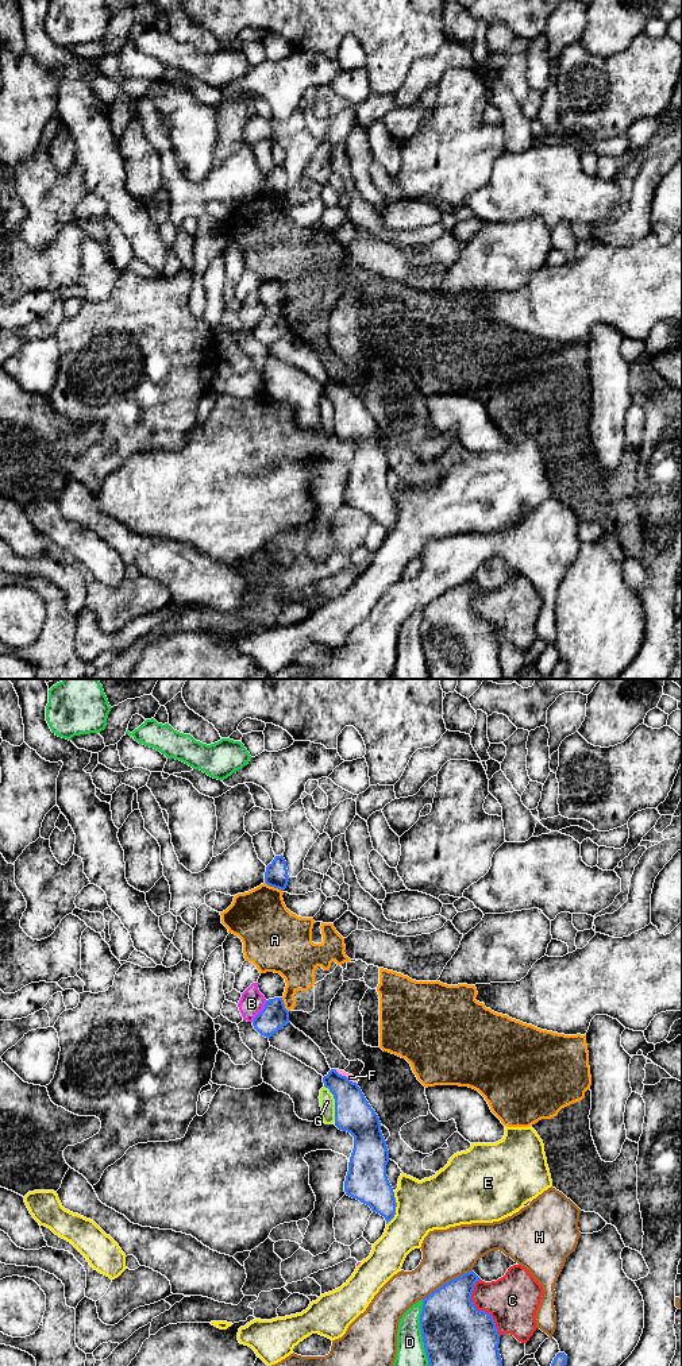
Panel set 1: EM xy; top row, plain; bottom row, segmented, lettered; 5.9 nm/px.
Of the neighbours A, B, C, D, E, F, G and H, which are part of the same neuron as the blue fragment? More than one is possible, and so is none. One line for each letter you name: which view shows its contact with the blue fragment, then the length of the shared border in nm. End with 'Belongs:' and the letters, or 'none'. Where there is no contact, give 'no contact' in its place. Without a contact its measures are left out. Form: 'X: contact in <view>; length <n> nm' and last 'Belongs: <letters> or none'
Belongs: none

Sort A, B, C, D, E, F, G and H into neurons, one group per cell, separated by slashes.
A F / B / C / D / E / G / H

